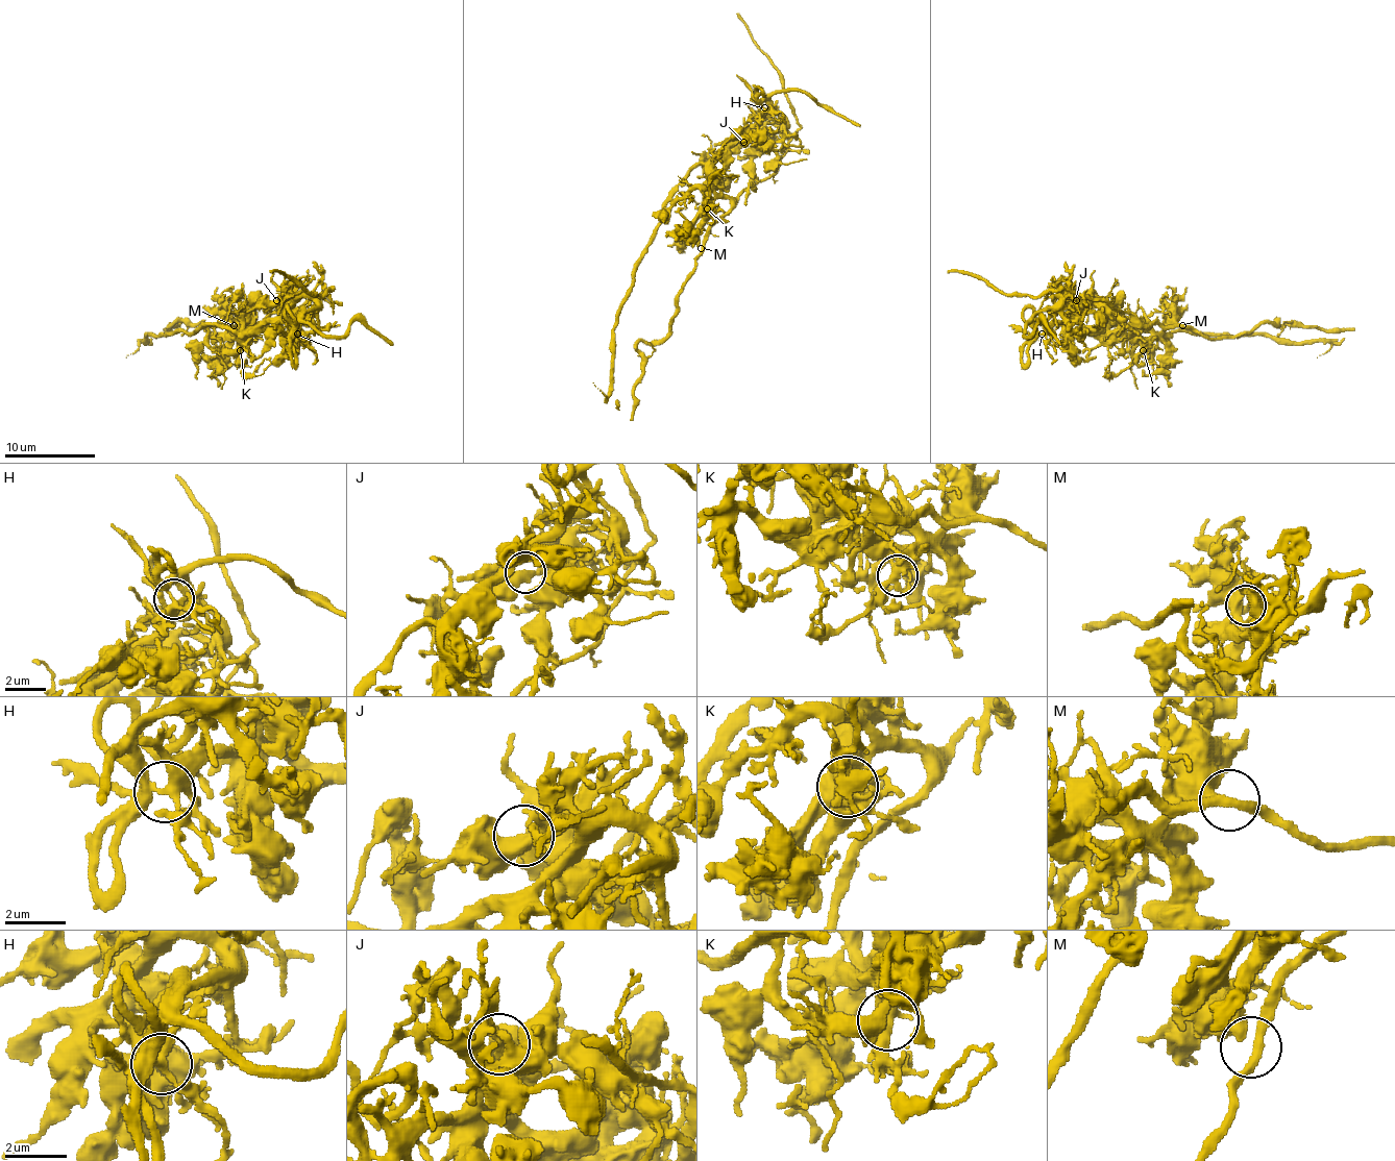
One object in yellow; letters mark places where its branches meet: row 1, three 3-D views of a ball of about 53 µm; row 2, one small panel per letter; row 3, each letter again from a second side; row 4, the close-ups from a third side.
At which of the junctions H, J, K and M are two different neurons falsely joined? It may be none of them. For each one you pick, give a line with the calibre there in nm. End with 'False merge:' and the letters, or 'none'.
K: calibre 400 nm
False merge: K

